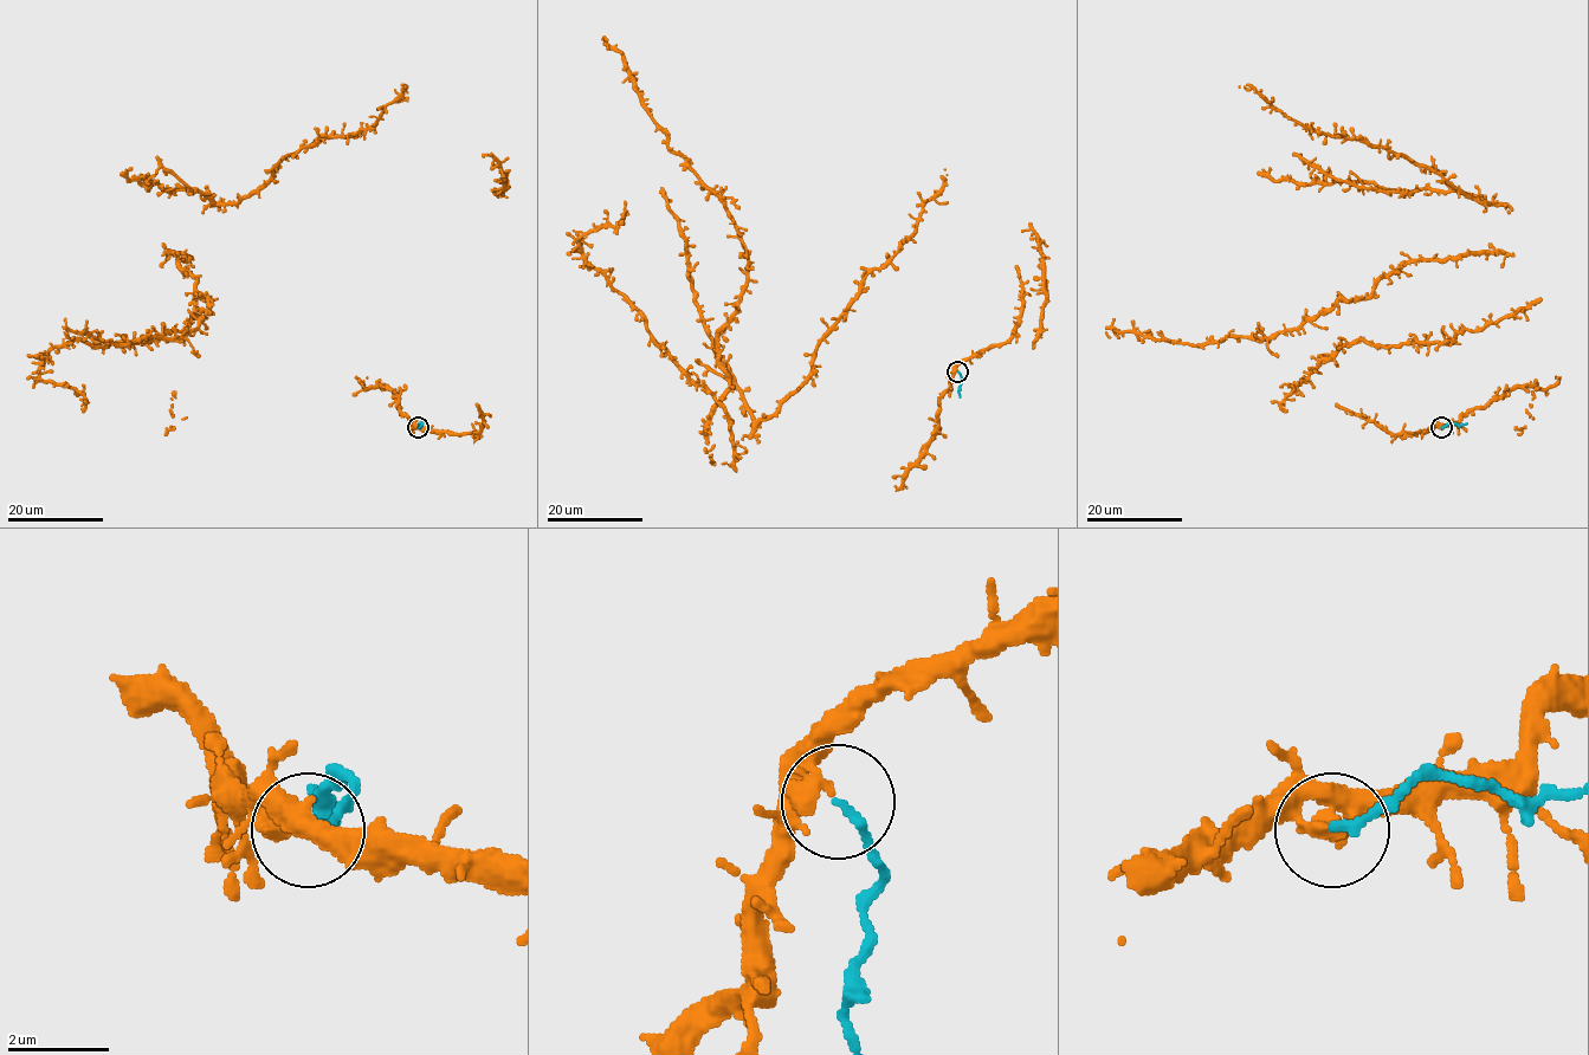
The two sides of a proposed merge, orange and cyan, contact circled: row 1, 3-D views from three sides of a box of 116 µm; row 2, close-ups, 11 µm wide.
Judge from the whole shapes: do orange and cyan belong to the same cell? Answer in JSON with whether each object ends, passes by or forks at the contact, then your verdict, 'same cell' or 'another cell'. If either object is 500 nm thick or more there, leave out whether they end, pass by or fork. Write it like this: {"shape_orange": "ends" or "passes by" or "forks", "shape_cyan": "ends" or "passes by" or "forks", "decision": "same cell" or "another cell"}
{"shape_orange": "ends", "shape_cyan": "ends", "decision": "another cell"}

